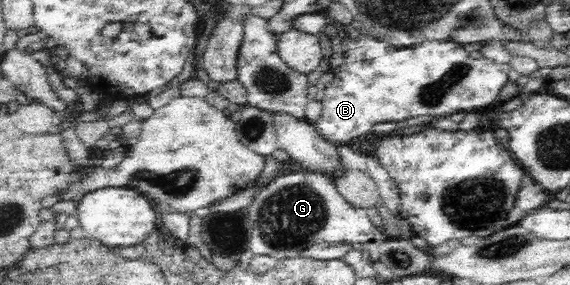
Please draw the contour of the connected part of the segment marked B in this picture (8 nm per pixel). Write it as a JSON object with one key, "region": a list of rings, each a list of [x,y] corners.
{"region":[[[366,33],[360,39],[344,36],[341,43],[346,61],[342,61],[340,67],[330,68],[334,79],[325,85],[325,96],[321,101],[323,109],[314,124],[324,139],[335,144],[354,144],[370,132],[372,125],[384,121],[399,122],[418,115],[446,115],[454,111],[486,109],[492,103],[499,103],[499,93],[509,82],[509,64],[496,63],[485,57],[473,59],[462,44],[454,41],[423,41],[397,48]]]}

